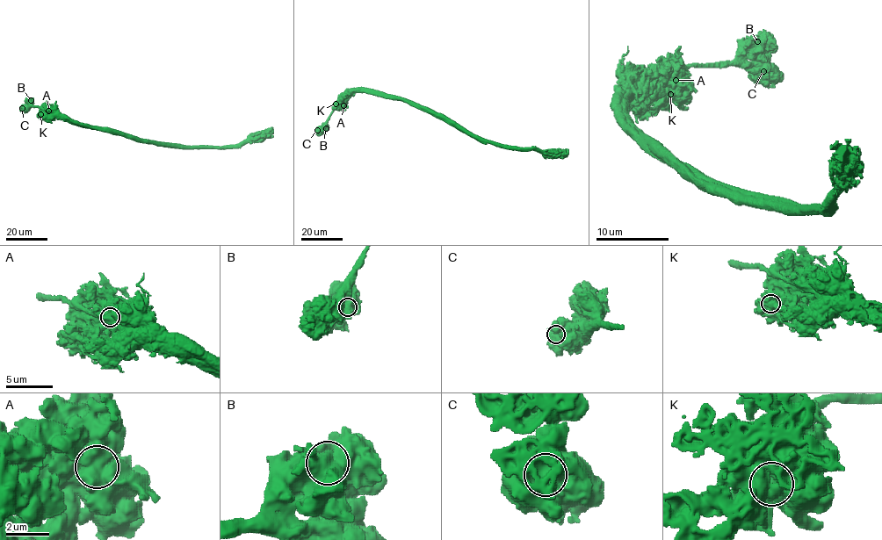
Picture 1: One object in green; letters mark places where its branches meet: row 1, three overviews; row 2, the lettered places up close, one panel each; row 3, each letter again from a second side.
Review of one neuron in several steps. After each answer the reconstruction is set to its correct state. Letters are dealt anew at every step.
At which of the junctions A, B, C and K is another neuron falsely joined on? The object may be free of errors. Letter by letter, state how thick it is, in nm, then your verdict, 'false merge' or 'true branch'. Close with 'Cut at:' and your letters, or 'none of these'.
A: calibre 1200 nm; true branch
B: calibre 1200 nm; true branch
C: calibre 1200 nm; true branch
K: calibre 1250 nm; false merge
Cut at: K

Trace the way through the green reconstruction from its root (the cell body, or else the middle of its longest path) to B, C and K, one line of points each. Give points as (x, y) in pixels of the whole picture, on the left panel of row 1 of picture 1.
B: (55, 113), (33, 106), (31, 100)
C: (55, 113), (46, 112), (39, 106), (22, 108)
K: (55, 113), (40, 115)

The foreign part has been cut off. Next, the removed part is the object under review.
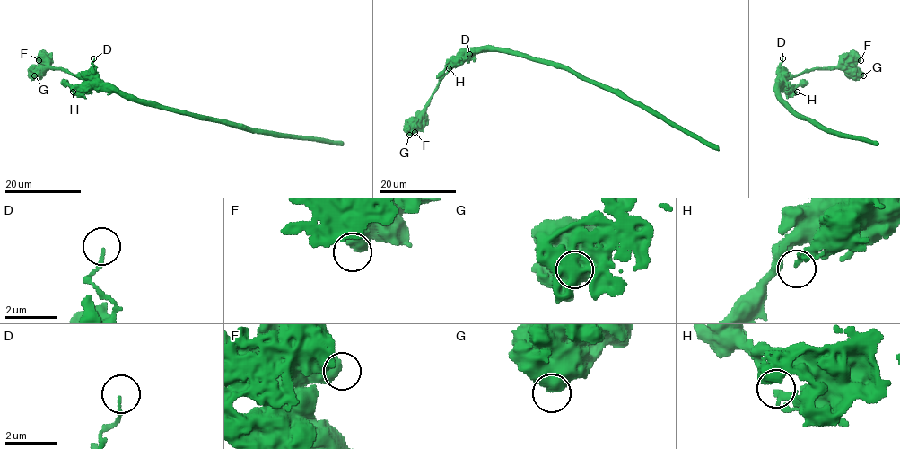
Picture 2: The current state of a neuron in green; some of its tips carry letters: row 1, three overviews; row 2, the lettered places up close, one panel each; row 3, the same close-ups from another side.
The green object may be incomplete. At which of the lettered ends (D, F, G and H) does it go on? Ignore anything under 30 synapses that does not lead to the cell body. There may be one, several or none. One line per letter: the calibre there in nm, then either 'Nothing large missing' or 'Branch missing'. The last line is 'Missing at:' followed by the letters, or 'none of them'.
D: Thickness 120 nm. Nothing large missing
F: Thickness 700 nm. Nothing large missing
G: Thickness 900 nm. Nothing large missing
H: Thickness 180 nm. Nothing large missing
Missing at: none of them

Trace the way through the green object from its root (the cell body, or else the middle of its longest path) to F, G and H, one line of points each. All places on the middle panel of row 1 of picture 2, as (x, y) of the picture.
F: (469, 52), (441, 78), (415, 132)
G: (469, 52), (441, 78), (425, 108), (421, 124), (409, 135)
H: (469, 52), (449, 68)

